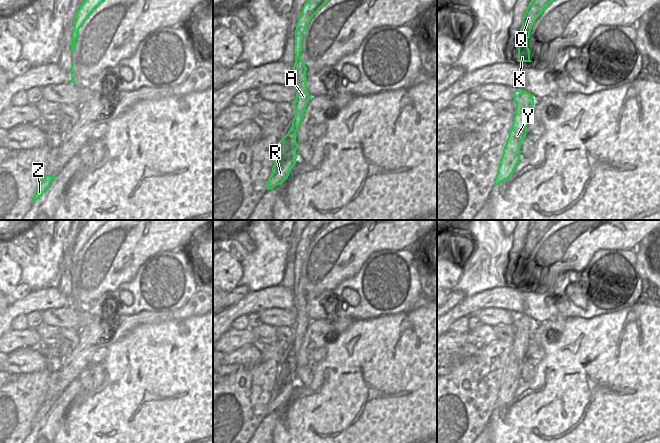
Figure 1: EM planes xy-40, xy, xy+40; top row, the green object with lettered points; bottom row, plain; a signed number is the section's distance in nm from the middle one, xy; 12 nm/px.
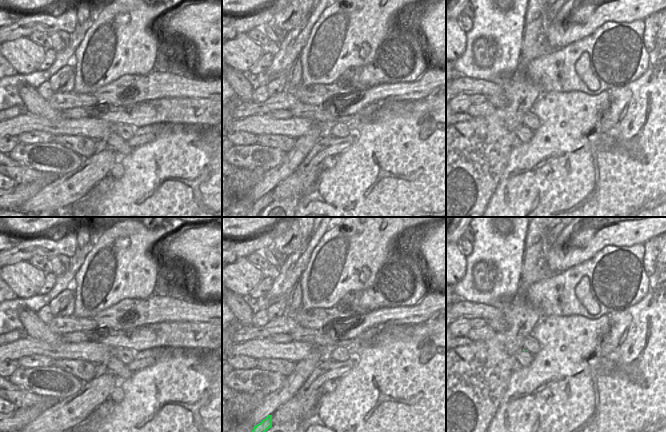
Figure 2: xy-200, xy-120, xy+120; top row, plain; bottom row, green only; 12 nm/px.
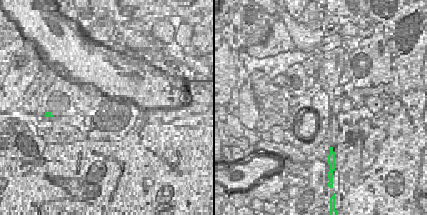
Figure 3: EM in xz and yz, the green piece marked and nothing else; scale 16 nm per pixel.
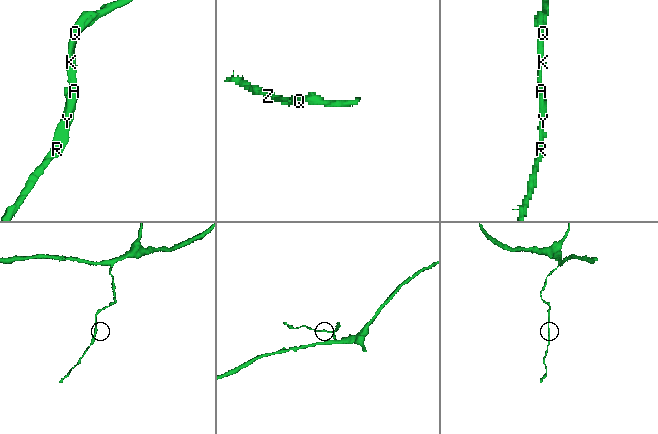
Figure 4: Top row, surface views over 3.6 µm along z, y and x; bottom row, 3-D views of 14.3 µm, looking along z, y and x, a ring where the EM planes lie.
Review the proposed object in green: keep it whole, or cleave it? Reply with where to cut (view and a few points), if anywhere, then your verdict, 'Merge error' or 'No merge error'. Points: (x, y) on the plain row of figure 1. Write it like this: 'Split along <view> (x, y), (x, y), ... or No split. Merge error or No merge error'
No split. No merge error.

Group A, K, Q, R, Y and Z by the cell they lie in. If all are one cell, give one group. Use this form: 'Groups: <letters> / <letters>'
Groups: A K Q R Y Z

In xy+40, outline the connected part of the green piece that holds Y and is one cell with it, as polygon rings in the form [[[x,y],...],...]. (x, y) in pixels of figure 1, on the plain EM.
[[[514,314],[513,325],[516,328],[514,345],[503,373],[494,409],[501,408],[513,398],[521,381],[520,371],[527,358],[530,335],[534,329],[533,320],[526,315]]]

